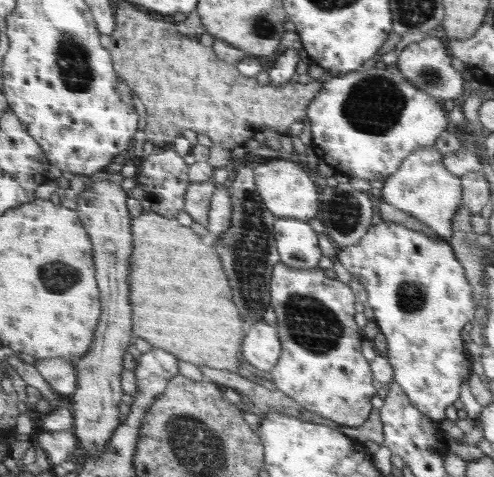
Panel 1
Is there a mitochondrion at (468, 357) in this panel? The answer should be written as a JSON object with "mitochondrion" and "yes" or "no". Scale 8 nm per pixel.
{"mitochondrion":"no"}

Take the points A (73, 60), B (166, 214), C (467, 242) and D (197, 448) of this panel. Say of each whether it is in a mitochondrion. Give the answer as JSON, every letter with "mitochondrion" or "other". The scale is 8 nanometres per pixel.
{"A":"mitochondrion","B":"other","C":"mitochondrion","D":"mitochondrion"}

